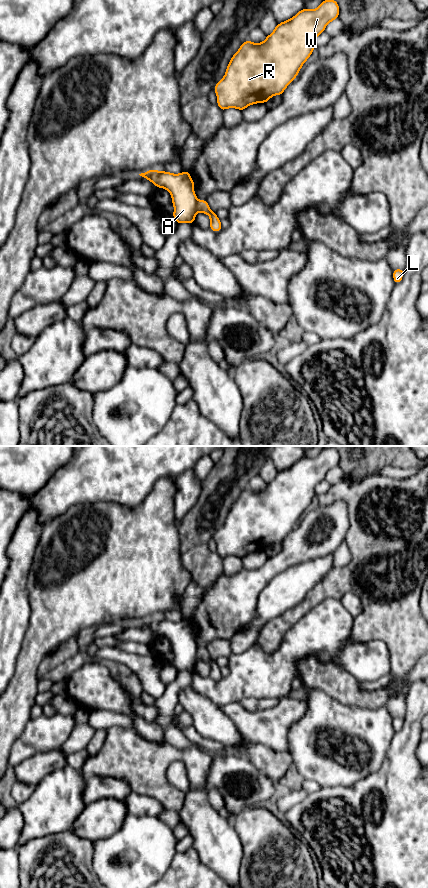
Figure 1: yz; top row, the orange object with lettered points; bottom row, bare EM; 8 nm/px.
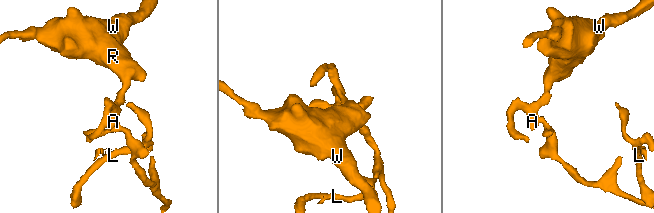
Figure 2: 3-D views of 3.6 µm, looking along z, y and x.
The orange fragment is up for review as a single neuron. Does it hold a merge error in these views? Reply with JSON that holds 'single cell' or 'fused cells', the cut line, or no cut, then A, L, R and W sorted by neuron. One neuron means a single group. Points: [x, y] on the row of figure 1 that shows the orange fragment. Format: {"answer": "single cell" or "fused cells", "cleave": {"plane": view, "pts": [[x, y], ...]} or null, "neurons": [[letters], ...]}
{"answer": "fused cells", "cleave": {"plane": "yz", "pts": [[198, 200], [197, 211]]}, "neurons": [["A", "R", "W"], ["L"]]}

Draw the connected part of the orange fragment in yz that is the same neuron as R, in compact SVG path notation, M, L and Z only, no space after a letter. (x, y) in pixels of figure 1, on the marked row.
M323 0L316 9L303 8L291 19L277 24L262 43L245 41L232 56L224 77L214 87L220 110L236 108L243 111L252 104L266 103L273 96L282 95L316 48L316 37L325 32L329 22L338 18L339 11L335 0Z

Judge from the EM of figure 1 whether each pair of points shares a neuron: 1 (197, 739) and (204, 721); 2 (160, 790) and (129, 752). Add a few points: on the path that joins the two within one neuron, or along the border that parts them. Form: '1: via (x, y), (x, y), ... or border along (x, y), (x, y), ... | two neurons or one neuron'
1: border along (192, 725), (203, 736), (220, 743) | two neurons
2: via (152, 781), (137, 761) | one neuron

